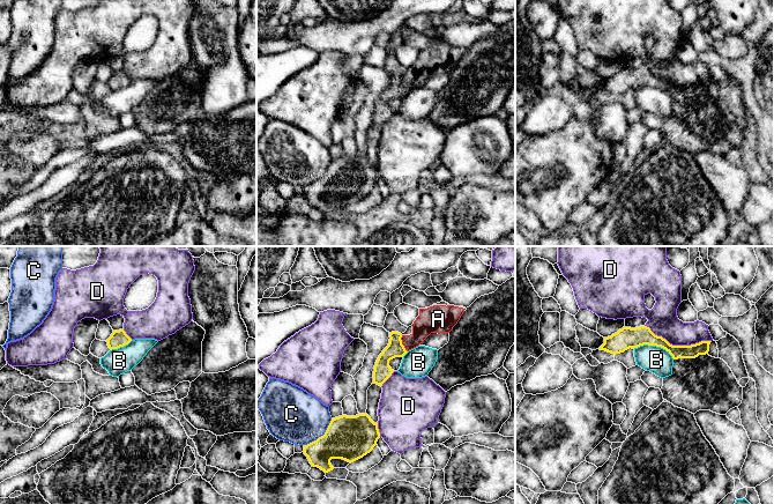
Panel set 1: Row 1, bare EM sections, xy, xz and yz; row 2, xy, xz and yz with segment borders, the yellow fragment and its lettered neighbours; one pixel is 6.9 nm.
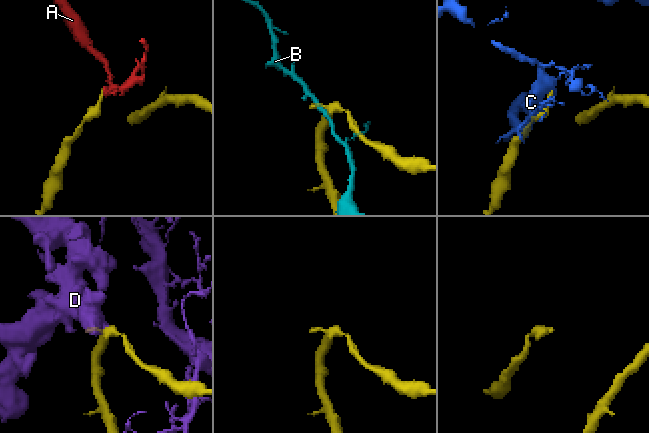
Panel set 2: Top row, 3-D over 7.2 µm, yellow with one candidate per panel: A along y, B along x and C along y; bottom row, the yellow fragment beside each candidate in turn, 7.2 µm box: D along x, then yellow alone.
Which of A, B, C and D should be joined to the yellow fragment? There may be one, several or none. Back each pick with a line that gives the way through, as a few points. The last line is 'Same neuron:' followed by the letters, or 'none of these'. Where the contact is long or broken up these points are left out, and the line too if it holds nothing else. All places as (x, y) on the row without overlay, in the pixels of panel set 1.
Same neuron: none of these

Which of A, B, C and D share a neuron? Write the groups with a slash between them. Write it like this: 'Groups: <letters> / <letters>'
Groups: A / B / C / D

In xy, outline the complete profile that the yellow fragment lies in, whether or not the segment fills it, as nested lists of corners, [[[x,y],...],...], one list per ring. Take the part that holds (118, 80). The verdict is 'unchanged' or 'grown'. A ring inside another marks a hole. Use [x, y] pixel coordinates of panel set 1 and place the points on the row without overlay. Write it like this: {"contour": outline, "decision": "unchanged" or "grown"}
{"contour": [[[122,71],[113,72],[111,77],[107,80],[107,87],[112,90],[118,90],[120,88],[124,88],[128,86],[132,82],[132,80],[126,75],[126,73]]], "decision": "unchanged"}

